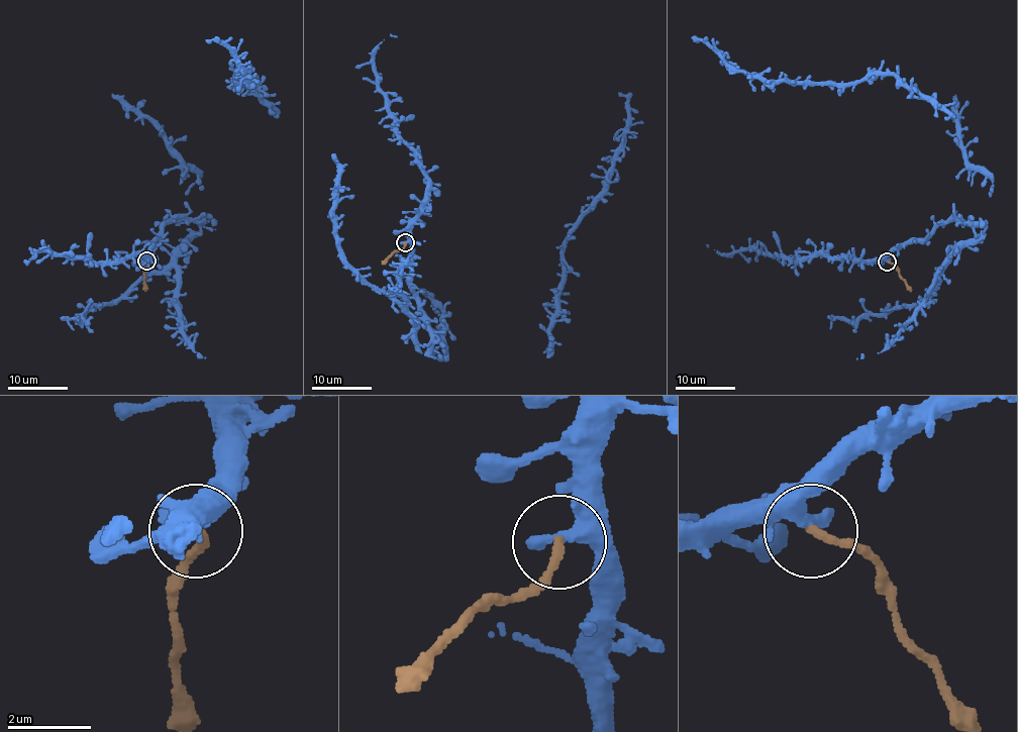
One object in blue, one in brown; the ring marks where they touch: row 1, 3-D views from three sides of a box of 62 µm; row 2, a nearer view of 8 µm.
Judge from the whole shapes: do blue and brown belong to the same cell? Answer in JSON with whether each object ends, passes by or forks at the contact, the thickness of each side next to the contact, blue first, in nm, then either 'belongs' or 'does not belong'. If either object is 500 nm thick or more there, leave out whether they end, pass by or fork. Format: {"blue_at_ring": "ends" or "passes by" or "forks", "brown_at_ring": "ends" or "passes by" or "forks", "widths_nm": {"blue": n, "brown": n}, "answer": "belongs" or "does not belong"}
{"blue_at_ring": "passes by", "brown_at_ring": "ends", "widths_nm": {"blue": 340, "brown": 200}, "answer": "does not belong"}

